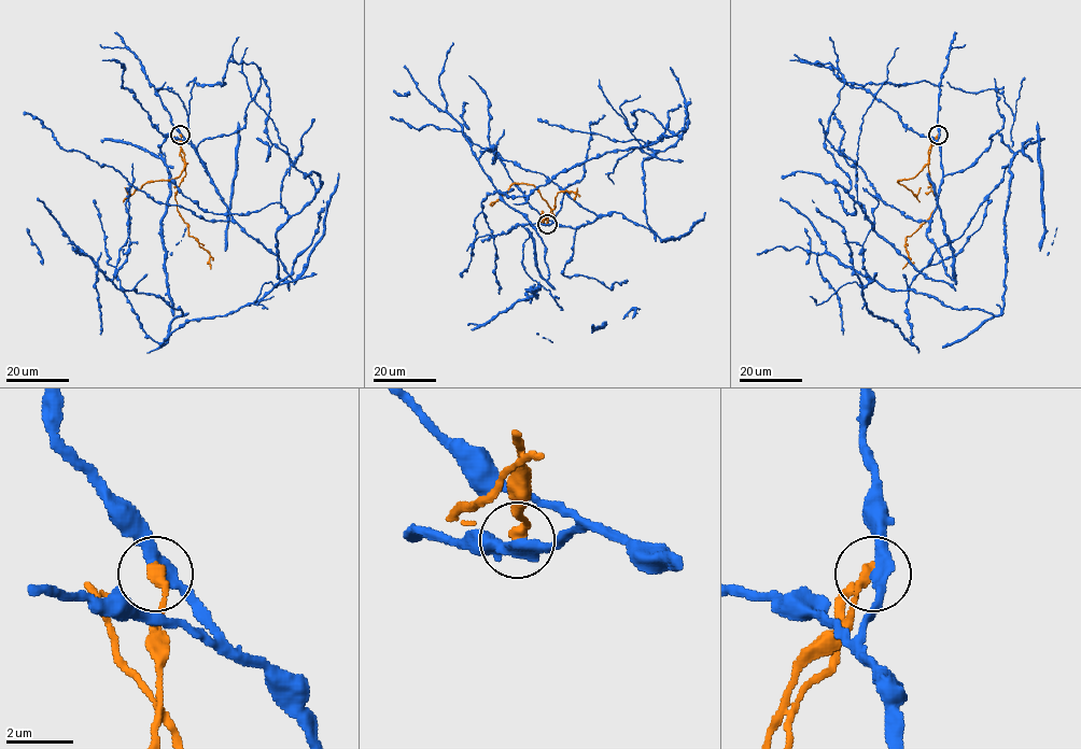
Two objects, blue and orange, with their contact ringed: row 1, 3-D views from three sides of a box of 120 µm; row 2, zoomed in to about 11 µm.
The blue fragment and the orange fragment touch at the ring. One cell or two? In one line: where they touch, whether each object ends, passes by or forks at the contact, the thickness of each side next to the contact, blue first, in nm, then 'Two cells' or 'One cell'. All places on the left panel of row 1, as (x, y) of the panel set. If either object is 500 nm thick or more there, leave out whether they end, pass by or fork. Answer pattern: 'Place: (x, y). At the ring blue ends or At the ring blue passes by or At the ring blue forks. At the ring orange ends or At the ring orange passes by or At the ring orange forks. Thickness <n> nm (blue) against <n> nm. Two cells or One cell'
Place: (180, 135). At the ring blue passes by. At the ring orange ends. Thickness 360 nm (blue) against 360 nm. Two cells

